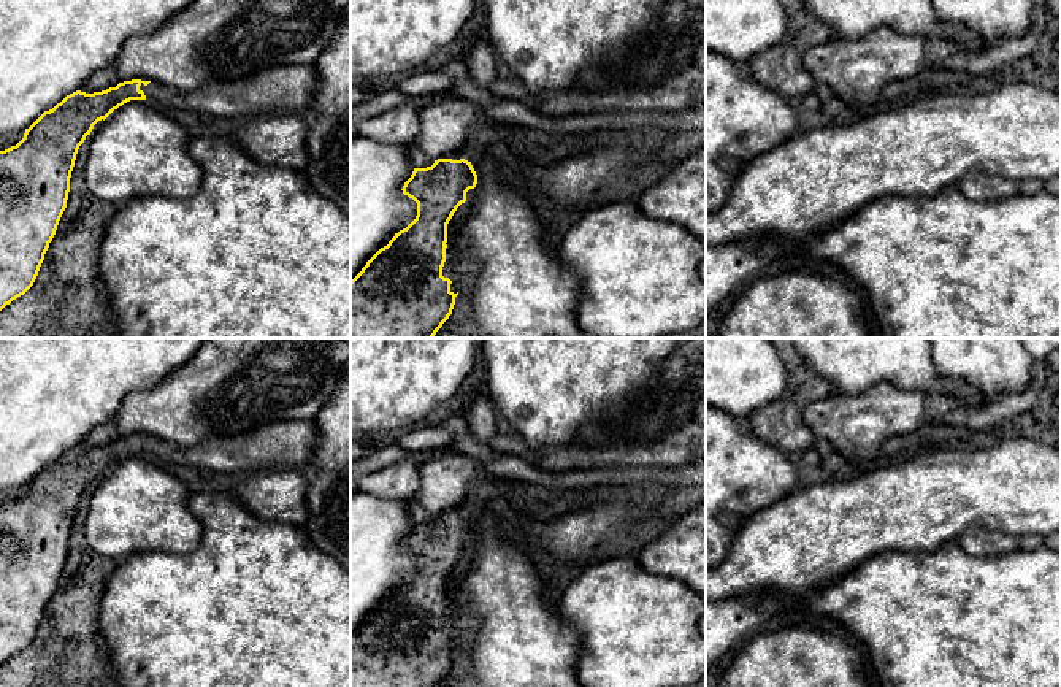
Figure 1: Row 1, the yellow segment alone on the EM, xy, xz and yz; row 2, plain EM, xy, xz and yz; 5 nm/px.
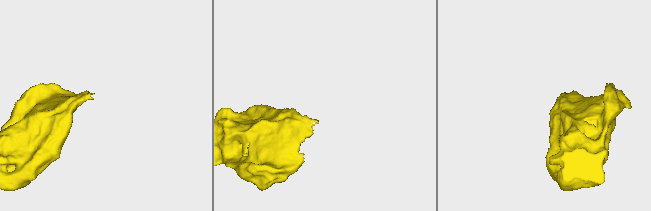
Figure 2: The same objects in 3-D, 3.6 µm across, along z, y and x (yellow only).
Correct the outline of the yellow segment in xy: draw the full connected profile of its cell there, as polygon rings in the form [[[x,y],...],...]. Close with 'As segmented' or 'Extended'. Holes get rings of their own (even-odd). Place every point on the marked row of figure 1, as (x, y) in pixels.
[[[278,65],[243,79],[209,81],[189,94],[155,81],[132,79],[102,92],[67,95],[25,129],[16,146],[0,151],[0,311],[33,286],[67,208],[78,149],[98,121],[130,100],[146,100],[165,111],[189,109],[209,119],[301,113],[312,103],[316,86],[314,65]]]. Extended

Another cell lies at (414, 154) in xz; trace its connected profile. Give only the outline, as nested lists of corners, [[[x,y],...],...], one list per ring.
[[[416,143],[408,146],[408,159],[414,168],[427,168],[435,163],[435,160],[423,154]]]

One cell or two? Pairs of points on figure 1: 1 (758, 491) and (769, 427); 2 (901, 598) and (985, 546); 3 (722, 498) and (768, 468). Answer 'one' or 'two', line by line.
1: two
2: two
3: one

